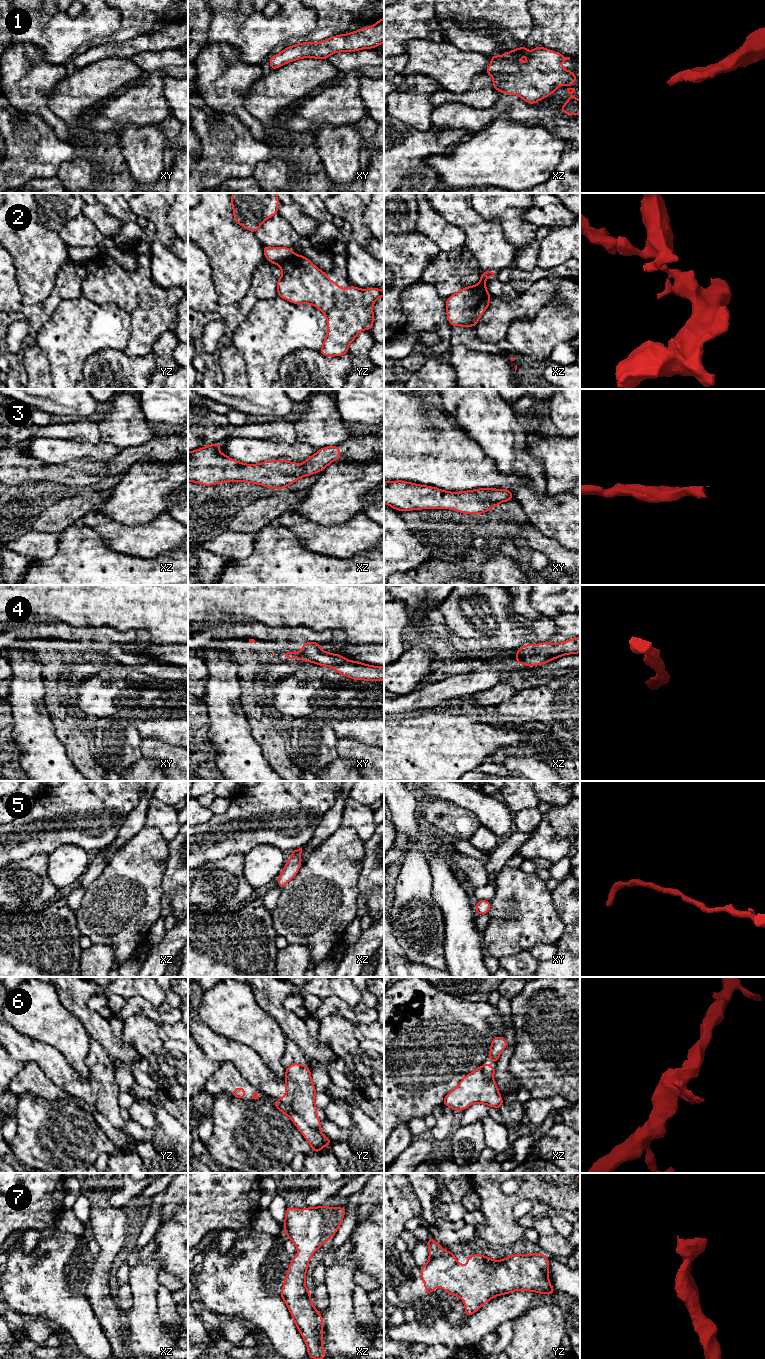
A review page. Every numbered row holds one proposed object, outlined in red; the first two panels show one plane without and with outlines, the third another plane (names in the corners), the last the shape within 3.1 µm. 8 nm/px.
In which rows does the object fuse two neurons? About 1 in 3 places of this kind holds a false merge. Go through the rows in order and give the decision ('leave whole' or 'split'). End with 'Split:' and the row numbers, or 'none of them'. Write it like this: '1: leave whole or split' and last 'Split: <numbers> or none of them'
1: leave whole
2: split
3: leave whole
4: leave whole
5: leave whole
6: split
7: leave whole
Split: 2, 6

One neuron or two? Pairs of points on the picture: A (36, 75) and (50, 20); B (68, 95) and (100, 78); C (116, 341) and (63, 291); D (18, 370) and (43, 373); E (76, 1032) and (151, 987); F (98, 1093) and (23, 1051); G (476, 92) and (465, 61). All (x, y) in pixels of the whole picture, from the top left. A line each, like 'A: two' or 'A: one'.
A: two
B: one
C: two
D: two
E: two
F: one
G: two

